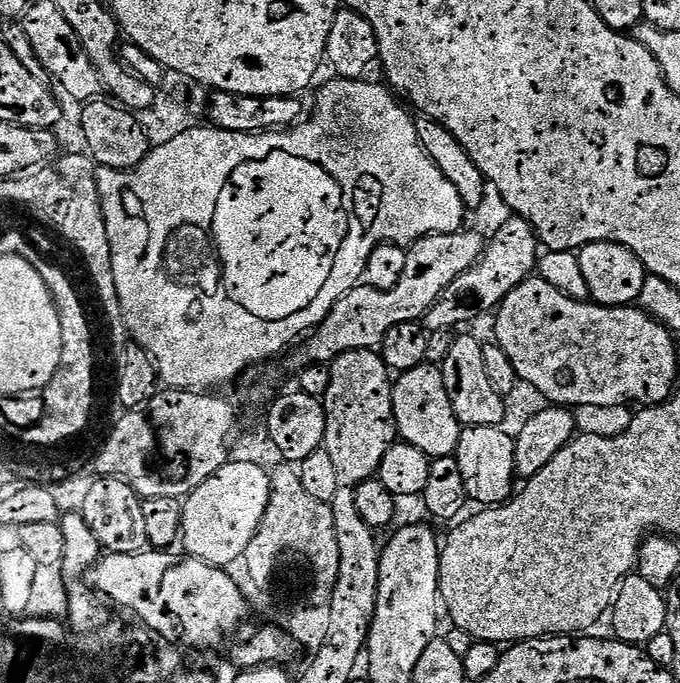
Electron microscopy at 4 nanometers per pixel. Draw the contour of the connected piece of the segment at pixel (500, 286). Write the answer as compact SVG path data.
M518 215L507 218L498 235L487 243L479 263L455 279L423 318L423 327L429 333L456 330L458 326L468 324L488 312L493 313L513 290L535 273L540 259L539 236L528 220Z

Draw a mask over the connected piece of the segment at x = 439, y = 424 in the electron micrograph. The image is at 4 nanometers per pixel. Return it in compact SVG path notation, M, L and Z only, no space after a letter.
M425 362L417 368L399 373L392 385L392 405L396 415L396 430L403 443L414 445L429 458L452 456L460 447L462 425L454 414L450 384L435 363Z

